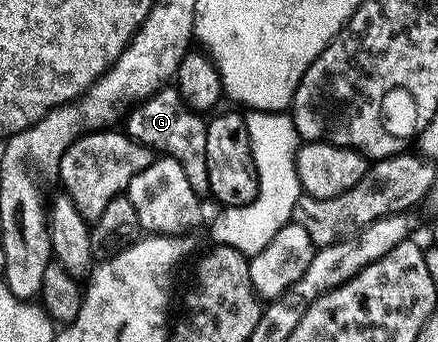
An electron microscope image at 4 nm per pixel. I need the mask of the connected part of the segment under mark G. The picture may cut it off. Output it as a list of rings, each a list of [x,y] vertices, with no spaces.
[[[174,87],[160,89],[144,101],[139,102],[127,114],[126,132],[135,141],[141,141],[147,149],[157,154],[173,157],[182,163],[182,171],[186,171],[186,179],[190,179],[190,187],[204,195],[208,193],[208,172],[206,171],[206,131],[208,121],[201,114],[188,108],[188,104],[178,95]]]

